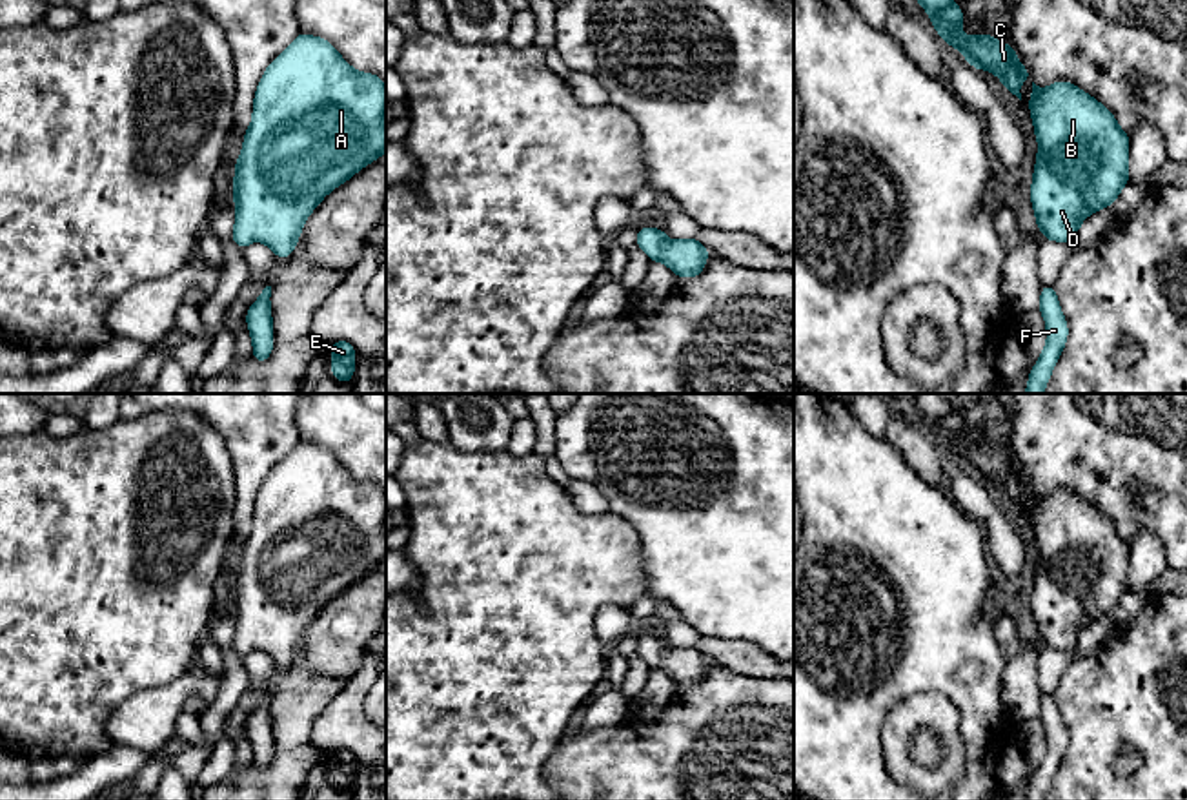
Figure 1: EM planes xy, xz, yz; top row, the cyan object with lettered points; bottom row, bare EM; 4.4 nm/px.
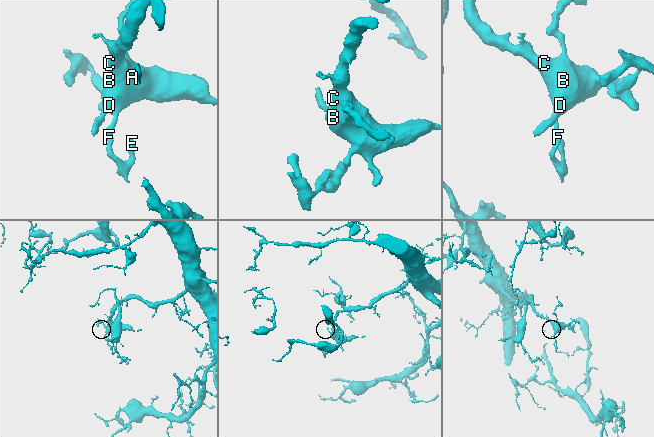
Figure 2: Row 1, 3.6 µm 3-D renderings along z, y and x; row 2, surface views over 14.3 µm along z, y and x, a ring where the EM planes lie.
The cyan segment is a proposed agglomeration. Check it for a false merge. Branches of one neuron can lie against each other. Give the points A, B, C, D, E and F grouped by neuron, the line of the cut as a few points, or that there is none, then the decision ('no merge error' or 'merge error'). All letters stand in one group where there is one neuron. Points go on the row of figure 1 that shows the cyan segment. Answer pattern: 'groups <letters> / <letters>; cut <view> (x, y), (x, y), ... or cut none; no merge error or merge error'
groups A B C D E F; cut none; no merge error

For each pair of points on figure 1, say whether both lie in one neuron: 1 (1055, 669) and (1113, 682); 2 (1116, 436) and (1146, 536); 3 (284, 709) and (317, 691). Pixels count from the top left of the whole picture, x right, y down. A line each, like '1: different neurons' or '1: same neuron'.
1: different neurons
2: different neurons
3: same neuron

